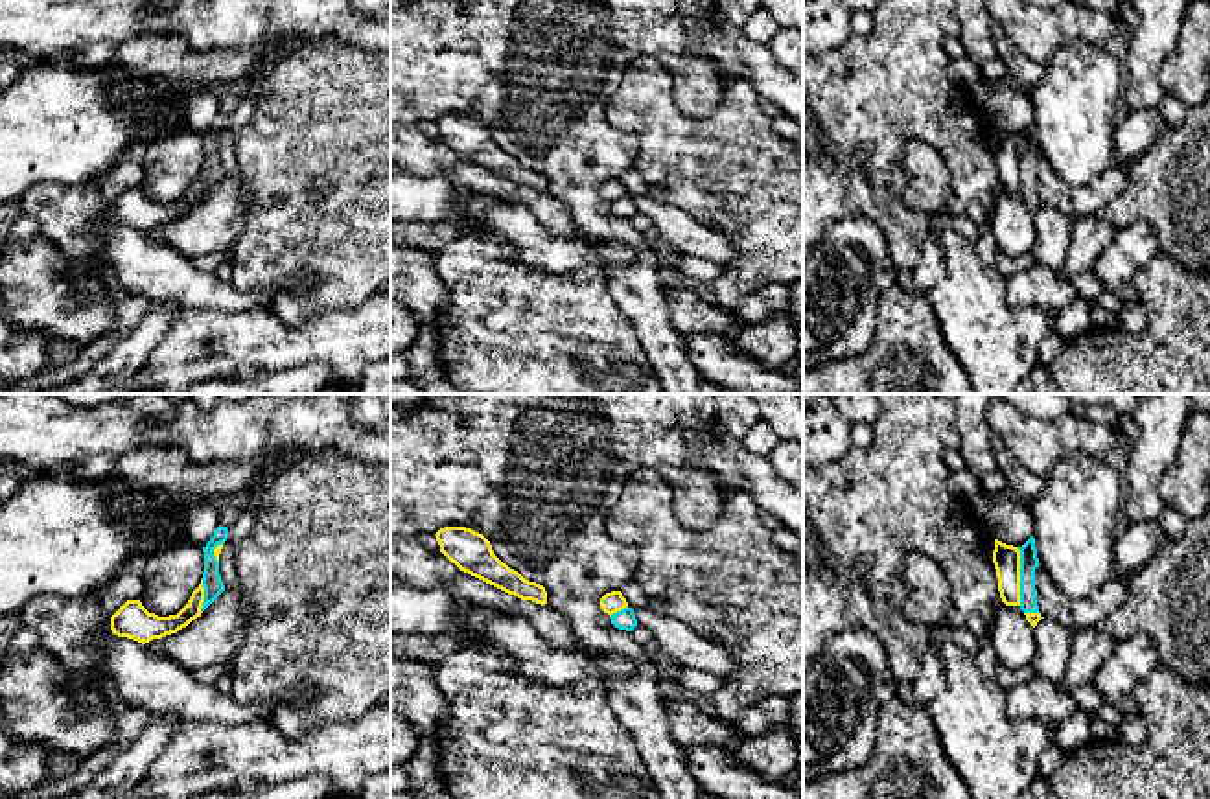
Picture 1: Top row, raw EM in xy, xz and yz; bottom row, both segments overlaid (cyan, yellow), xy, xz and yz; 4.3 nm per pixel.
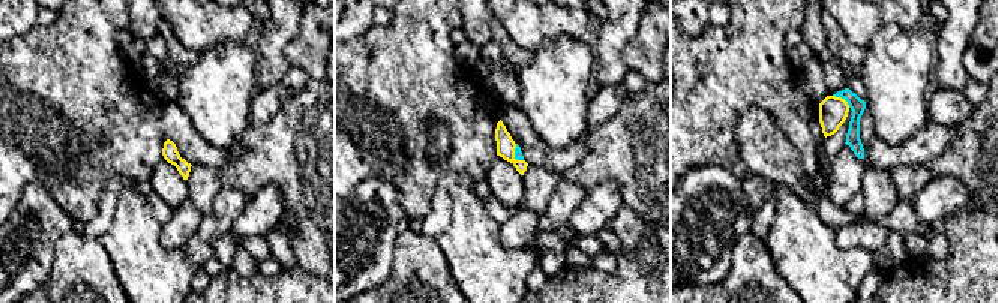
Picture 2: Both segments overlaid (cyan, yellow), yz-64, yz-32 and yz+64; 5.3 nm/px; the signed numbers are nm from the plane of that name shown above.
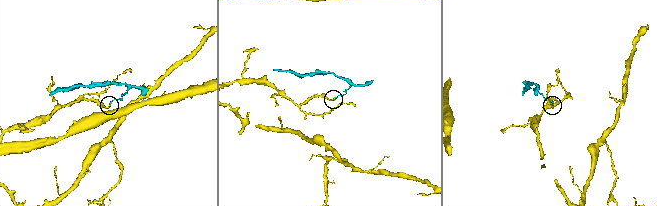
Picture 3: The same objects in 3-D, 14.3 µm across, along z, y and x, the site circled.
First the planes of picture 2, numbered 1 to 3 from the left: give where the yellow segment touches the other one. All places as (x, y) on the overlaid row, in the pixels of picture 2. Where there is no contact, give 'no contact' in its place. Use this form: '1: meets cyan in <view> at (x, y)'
1: no contact
2: meets cyan in yz-32 at (515, 155)
3: meets cyan in yz+64 at (842, 98)

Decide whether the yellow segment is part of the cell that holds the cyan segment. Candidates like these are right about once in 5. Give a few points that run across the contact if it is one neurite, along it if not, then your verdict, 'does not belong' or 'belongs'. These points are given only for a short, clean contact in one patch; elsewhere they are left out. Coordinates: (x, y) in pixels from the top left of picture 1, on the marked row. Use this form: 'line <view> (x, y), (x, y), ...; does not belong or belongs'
line yz (1017, 547), (1021, 604); does not belong

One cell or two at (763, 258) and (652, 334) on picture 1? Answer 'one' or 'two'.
two

